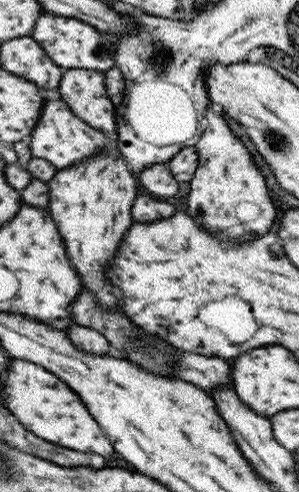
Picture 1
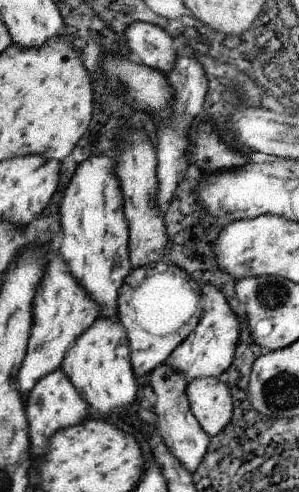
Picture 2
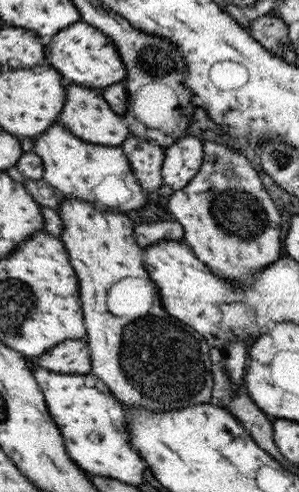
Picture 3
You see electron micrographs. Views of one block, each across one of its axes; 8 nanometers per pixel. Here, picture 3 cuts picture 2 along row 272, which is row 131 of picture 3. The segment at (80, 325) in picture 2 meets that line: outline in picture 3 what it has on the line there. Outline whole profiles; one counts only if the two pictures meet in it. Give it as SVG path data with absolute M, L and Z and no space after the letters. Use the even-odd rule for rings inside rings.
M55 124L55 128L47 128L47 132L43 132L43 136L35 138L33 144L33 152L35 156L39 156L41 164L43 164L43 182L47 182L49 186L53 186L61 196L65 198L77 198L89 204L97 204L93 188L99 186L107 176L117 176L119 180L123 180L125 188L129 190L129 198L127 198L127 206L123 208L123 212L131 212L139 210L139 206L145 206L145 190L137 184L135 174L131 174L131 164L127 162L127 156L121 152L123 148L107 148L107 146L99 146L99 144L87 144L81 142L79 138L75 138L65 126Z

